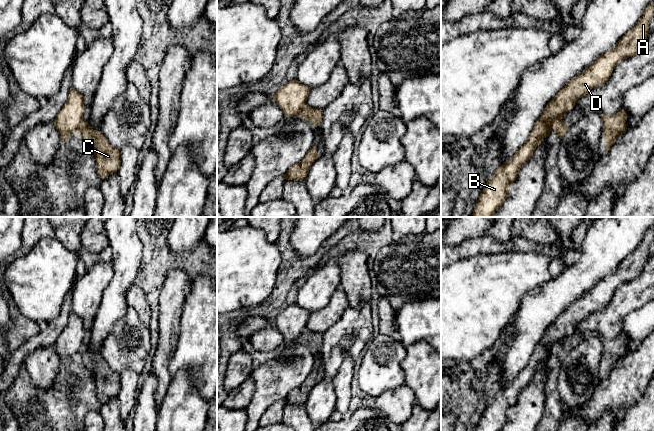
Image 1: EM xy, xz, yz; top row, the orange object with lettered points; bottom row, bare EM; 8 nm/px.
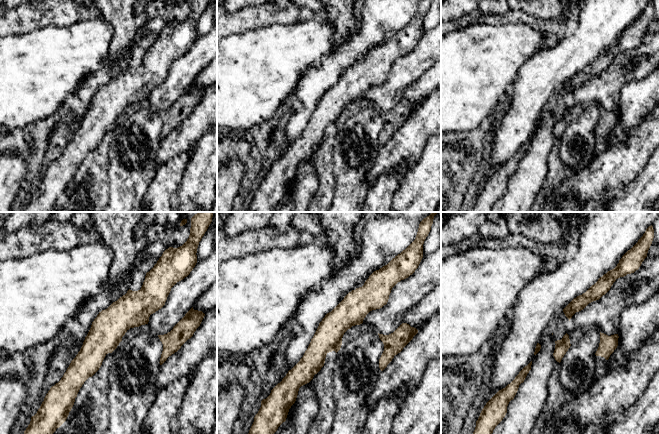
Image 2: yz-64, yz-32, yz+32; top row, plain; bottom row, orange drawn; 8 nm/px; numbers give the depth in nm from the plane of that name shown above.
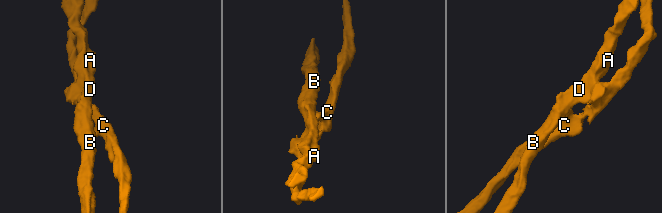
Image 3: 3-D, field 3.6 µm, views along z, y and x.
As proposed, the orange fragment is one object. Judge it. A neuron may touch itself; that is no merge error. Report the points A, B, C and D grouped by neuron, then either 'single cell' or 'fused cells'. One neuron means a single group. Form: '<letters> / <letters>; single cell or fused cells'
A B D / C; fused cells

